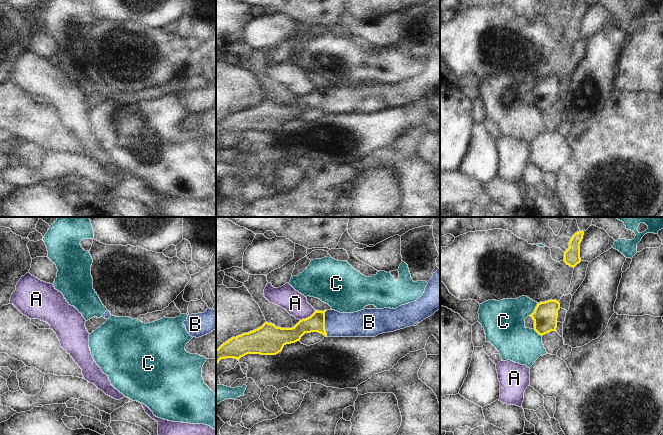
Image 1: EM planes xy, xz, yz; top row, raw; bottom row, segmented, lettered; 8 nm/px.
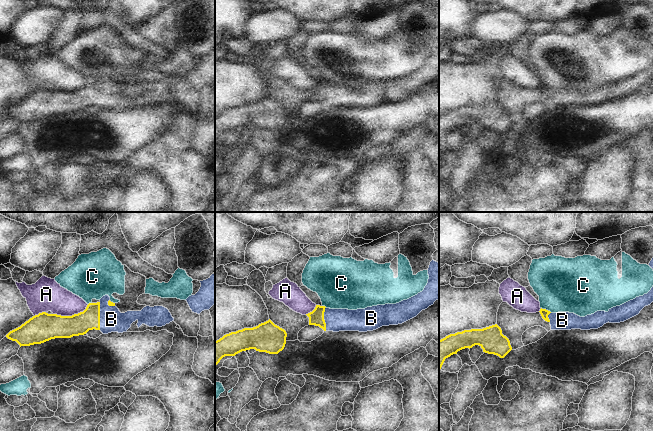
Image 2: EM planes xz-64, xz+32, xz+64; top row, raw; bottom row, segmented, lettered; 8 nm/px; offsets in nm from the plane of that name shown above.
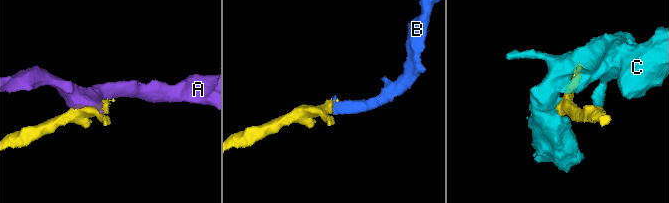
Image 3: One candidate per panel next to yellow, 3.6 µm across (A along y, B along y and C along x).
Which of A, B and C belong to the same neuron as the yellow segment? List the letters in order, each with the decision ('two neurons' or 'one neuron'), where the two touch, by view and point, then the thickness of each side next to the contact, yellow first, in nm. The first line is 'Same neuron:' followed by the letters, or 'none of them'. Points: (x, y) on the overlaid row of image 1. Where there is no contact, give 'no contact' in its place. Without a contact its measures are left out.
Same neuron: B
A: two neurons; contact xz (308, 317); calibres 140 and 180 nm
B: one neuron; contact xz (324, 323); calibres 140 and 200 nm
C: two neurons; contact yz (534, 310); calibres 200 and 320 nm

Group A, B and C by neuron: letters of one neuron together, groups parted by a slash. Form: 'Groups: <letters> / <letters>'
Groups: A / B / C

